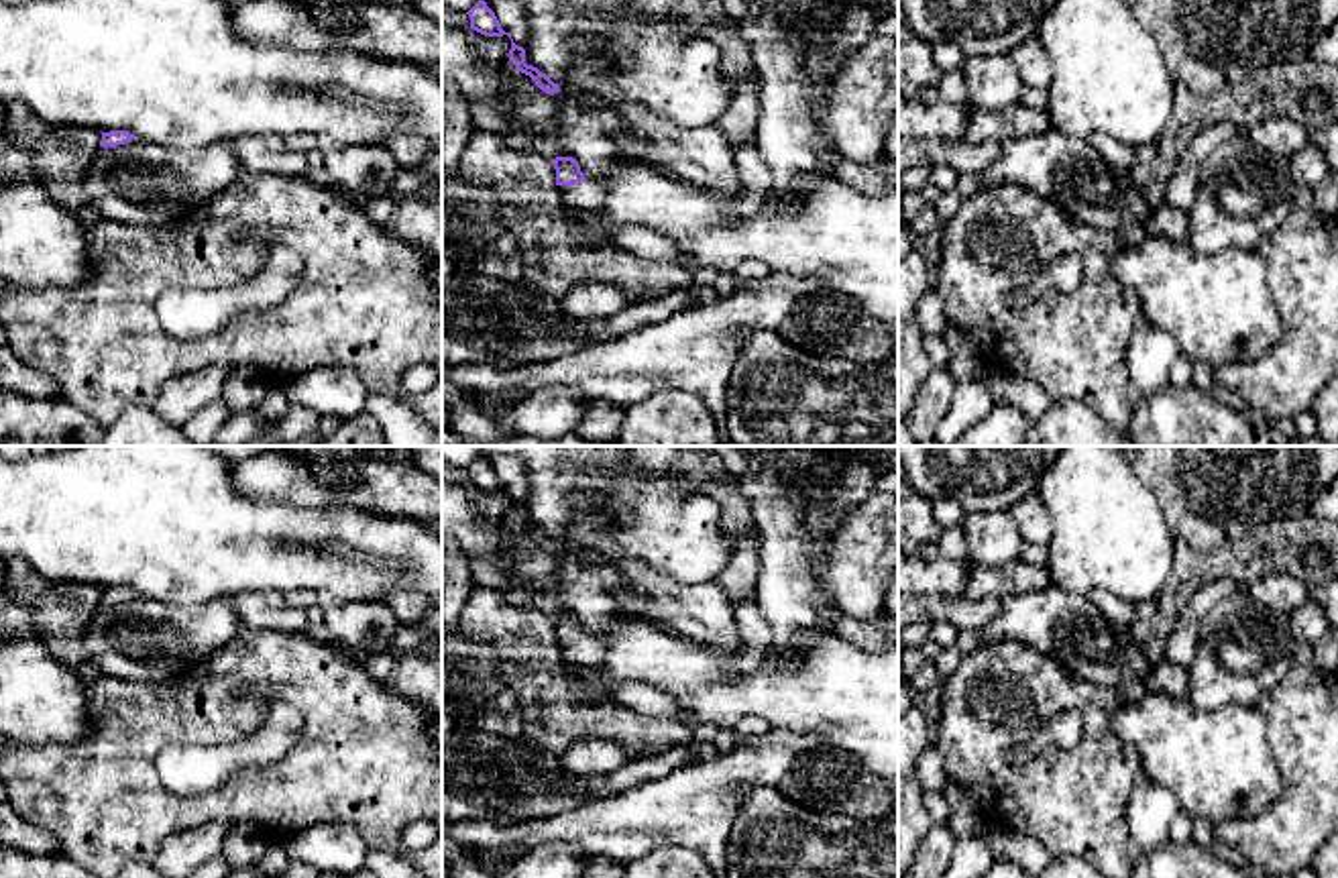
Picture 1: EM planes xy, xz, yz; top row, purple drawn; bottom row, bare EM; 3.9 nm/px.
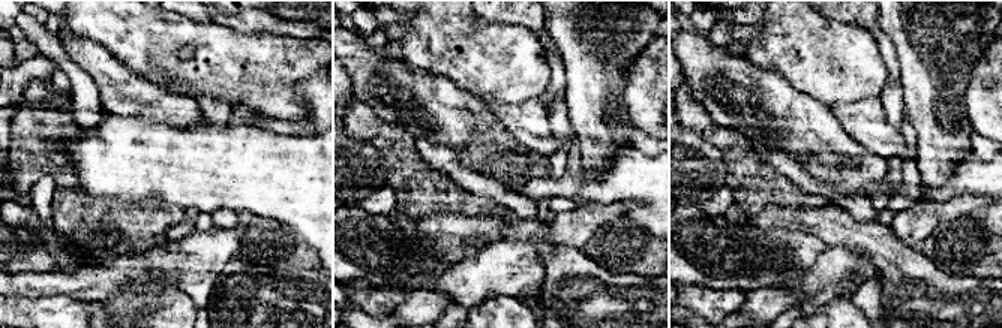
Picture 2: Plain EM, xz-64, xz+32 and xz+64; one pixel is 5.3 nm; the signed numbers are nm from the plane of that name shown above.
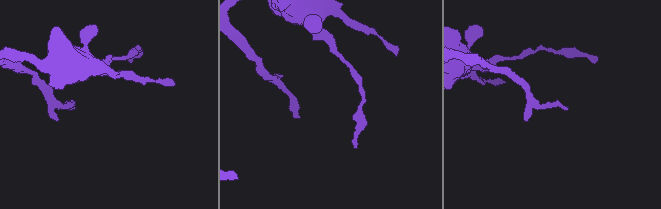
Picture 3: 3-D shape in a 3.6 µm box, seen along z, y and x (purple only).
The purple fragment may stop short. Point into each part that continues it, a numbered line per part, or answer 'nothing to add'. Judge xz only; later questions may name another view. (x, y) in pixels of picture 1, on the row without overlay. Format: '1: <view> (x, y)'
1: xz (587, 652)

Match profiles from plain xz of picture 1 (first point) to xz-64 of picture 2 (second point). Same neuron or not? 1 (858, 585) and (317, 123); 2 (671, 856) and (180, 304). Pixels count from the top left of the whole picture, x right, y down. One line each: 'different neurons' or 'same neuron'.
1: different neurons
2: same neuron

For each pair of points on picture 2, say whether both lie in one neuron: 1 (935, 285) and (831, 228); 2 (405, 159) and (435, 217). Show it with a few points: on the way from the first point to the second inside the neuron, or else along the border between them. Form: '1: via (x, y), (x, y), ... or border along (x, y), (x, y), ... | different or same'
1: via (909, 274), (873, 238), (857, 235) | same
2: border along (458, 213), (432, 210), (416, 223) | different

